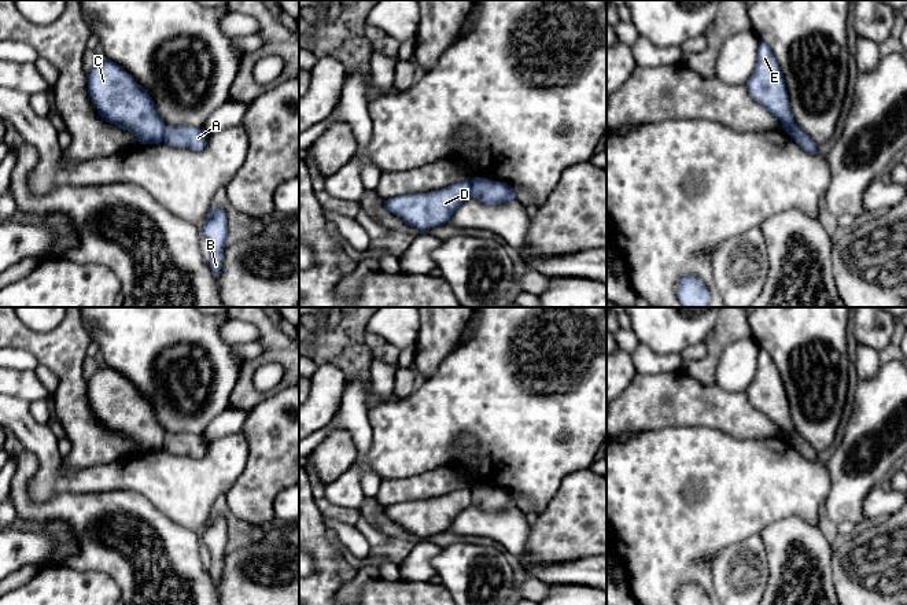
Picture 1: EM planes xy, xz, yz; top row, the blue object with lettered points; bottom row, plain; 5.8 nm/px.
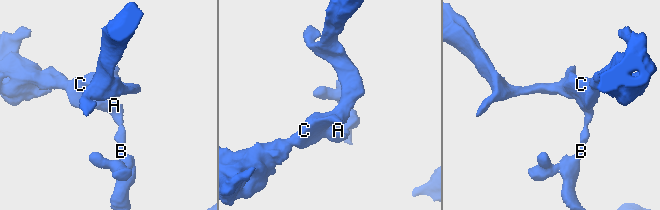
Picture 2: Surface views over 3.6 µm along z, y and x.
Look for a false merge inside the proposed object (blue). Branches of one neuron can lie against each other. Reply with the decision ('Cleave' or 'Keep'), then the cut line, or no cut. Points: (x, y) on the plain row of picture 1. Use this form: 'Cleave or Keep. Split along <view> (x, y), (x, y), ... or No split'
Cleave. Split along xz (468, 487), (471, 502)

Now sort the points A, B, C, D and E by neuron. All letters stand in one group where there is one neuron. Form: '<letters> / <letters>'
A B / C D E

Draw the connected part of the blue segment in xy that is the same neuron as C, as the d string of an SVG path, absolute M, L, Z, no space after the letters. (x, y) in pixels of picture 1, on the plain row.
M102 366L86 380L88 401L99 423L132 439L140 451L159 451L166 435L150 401L117 370Z

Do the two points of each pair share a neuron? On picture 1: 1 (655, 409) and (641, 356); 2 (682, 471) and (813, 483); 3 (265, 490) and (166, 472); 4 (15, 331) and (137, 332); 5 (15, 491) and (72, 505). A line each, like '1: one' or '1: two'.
1: two
2: one
3: two
4: two
5: one

